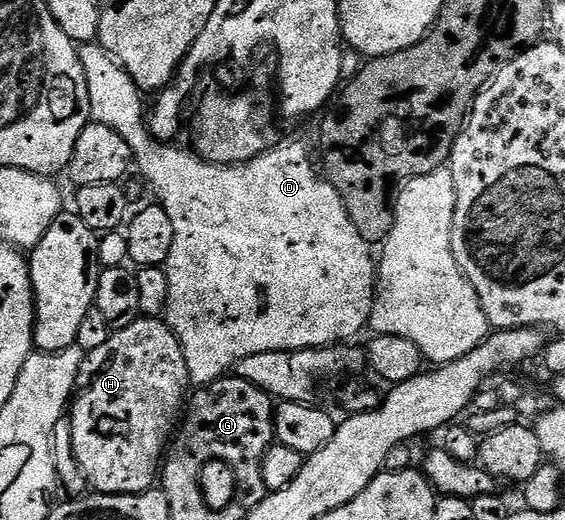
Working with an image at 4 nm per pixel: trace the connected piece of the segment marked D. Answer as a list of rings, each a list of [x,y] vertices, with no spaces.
[[[84,44],[79,47],[82,68],[86,72],[86,88],[90,88],[90,108],[92,118],[106,124],[106,128],[114,128],[120,132],[122,140],[130,144],[135,169],[142,170],[148,176],[148,182],[156,193],[155,201],[170,216],[174,224],[174,248],[170,248],[170,256],[166,263],[166,280],[170,284],[170,296],[166,300],[164,314],[172,331],[182,344],[182,352],[186,356],[188,380],[193,387],[209,386],[225,377],[246,356],[258,356],[262,352],[278,352],[279,350],[316,350],[319,346],[334,346],[347,343],[355,334],[360,334],[372,321],[372,309],[376,299],[376,279],[378,262],[374,257],[373,247],[356,230],[350,220],[346,204],[342,196],[312,167],[308,159],[308,150],[300,142],[277,144],[265,154],[259,154],[249,162],[233,162],[230,166],[219,166],[201,158],[191,149],[179,150],[176,144],[168,145],[160,142],[148,131],[145,95],[136,86],[136,81],[124,71],[124,67],[112,57],[109,50],[99,44]]]

